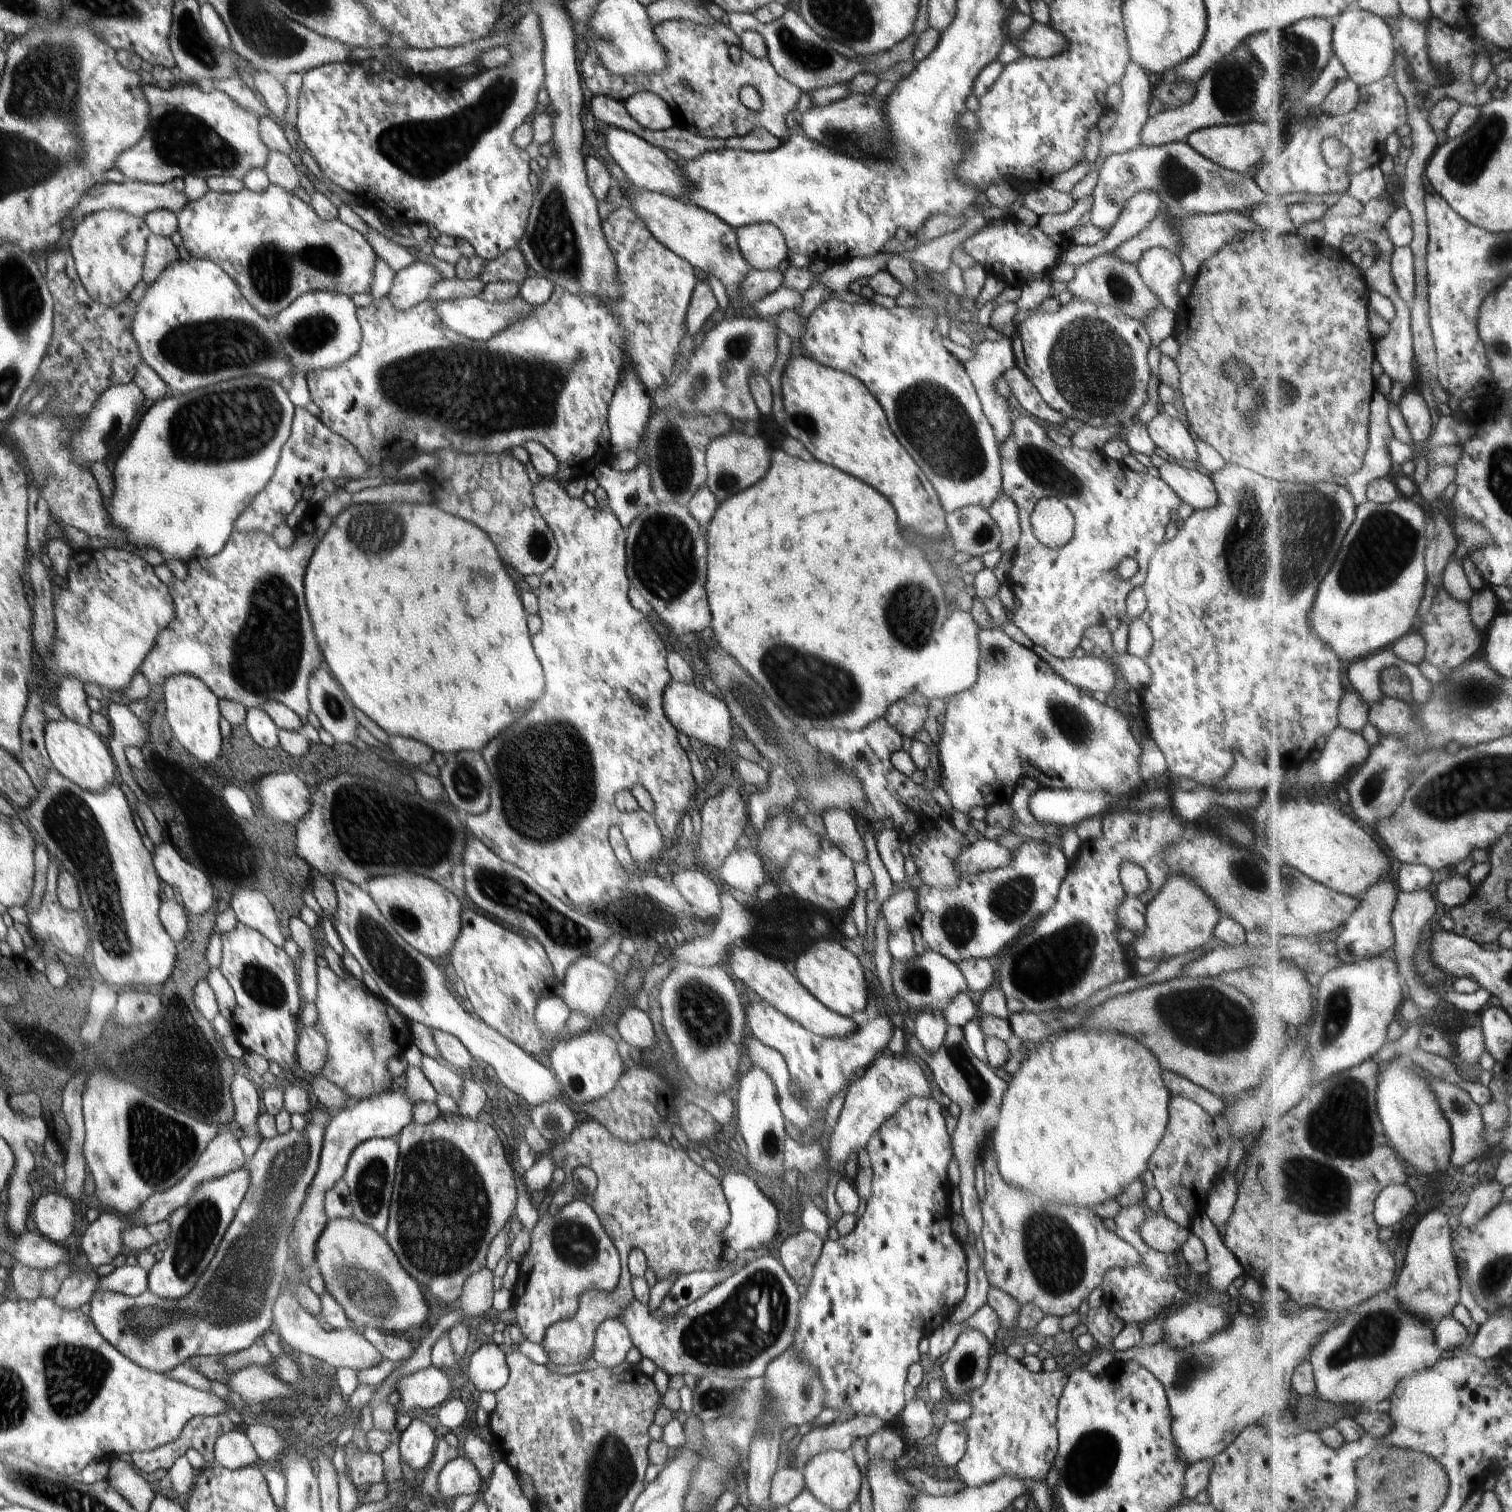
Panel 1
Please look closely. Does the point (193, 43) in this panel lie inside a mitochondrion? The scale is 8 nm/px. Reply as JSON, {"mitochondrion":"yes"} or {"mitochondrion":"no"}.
{"mitochondrion":"yes"}

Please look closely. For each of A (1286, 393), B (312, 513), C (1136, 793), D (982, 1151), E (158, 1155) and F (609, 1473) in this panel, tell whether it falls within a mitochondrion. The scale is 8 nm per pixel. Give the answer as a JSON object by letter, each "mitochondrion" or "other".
{"A":"mitochondrion","B":"other","C":"other","D":"other","E":"mitochondrion","F":"mitochondrion"}

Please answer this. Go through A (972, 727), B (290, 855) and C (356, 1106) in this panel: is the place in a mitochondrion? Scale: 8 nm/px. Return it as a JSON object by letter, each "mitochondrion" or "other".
{"A":"other","B":"other","C":"other"}

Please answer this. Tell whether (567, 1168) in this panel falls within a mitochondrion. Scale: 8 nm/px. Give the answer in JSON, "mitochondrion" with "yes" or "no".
{"mitochondrion":"no"}

